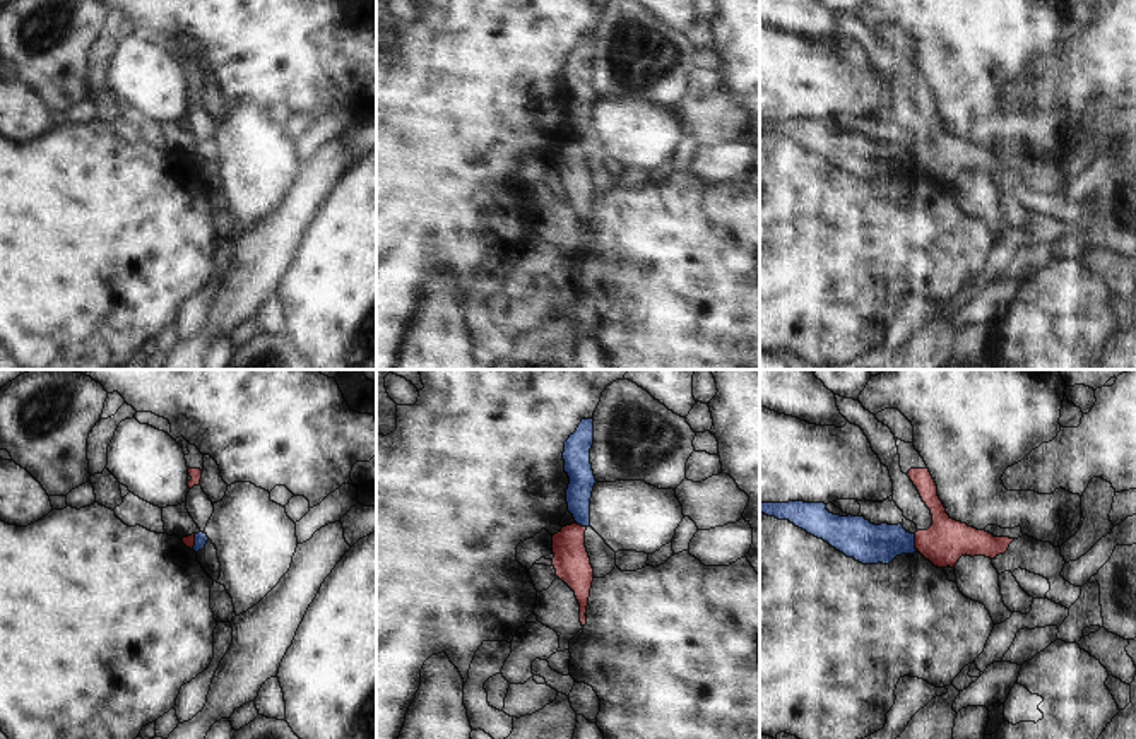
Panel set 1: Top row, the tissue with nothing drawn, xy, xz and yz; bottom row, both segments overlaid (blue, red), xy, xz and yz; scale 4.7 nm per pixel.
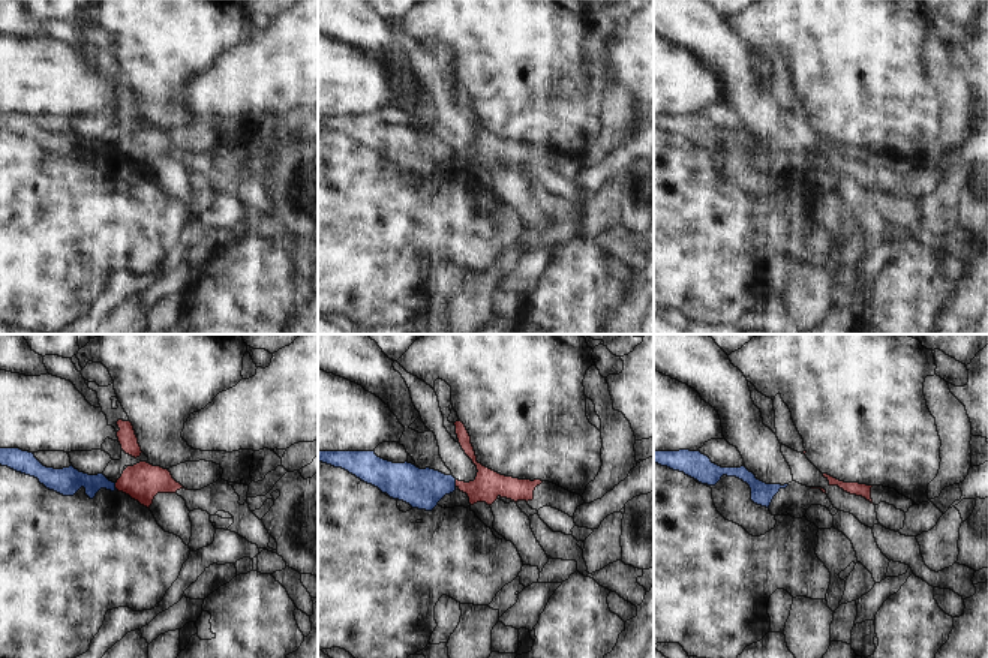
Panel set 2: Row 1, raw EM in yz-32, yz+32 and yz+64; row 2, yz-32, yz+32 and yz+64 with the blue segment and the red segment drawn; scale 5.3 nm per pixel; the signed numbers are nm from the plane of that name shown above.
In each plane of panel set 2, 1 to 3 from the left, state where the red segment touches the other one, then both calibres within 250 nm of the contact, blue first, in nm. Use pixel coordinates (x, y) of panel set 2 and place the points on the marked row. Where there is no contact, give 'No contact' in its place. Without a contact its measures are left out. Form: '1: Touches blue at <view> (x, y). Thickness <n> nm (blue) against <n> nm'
1: Touches blue at yz-32 (114, 486). Thickness 150 nm (blue) against 200 nm
2: Touches blue at yz+32 (455, 483). Thickness 220 nm (blue) against 160 nm
3: No contact.

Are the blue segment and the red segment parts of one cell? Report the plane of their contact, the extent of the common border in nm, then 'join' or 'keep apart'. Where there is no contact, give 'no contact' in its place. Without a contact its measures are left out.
meets blue in yz; contact 80 nm long; keep apart

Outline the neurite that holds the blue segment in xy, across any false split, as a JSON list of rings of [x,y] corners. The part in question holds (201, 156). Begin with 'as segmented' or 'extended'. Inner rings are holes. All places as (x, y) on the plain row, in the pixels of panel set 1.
extended | [[[198,149],[195,151],[195,163],[193,168],[197,169],[197,178],[202,181],[205,190],[217,198],[221,193],[221,180],[217,174],[217,166],[207,151]]]

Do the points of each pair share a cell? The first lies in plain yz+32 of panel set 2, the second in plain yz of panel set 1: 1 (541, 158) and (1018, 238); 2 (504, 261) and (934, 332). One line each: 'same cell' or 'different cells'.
1: different cells
2: same cell

